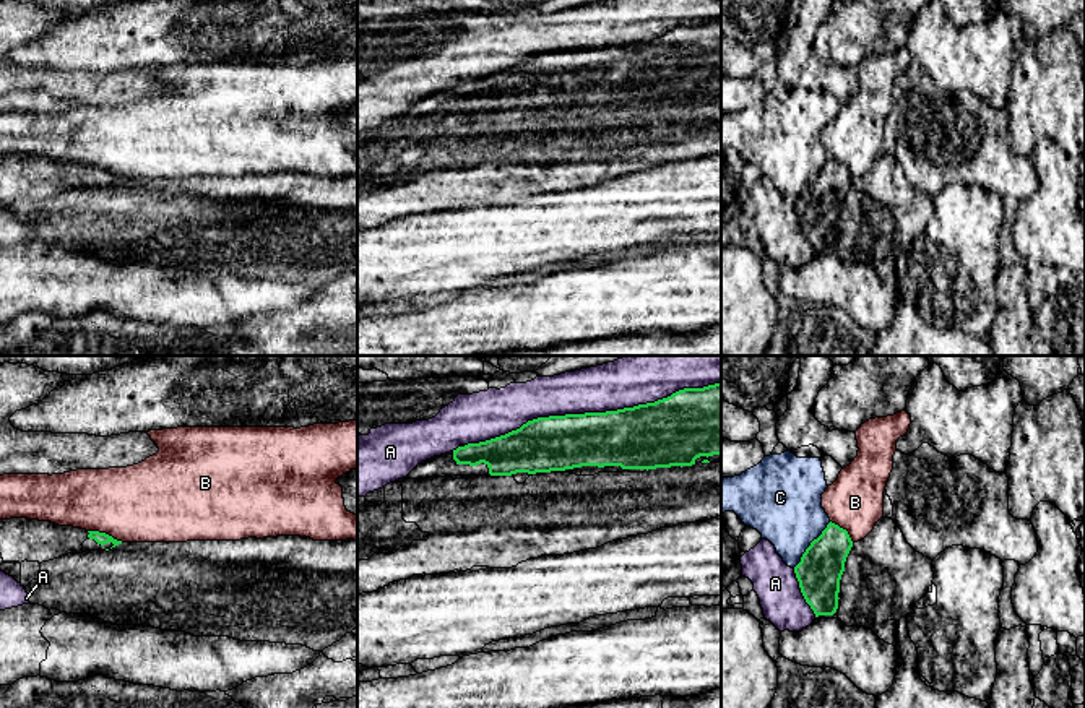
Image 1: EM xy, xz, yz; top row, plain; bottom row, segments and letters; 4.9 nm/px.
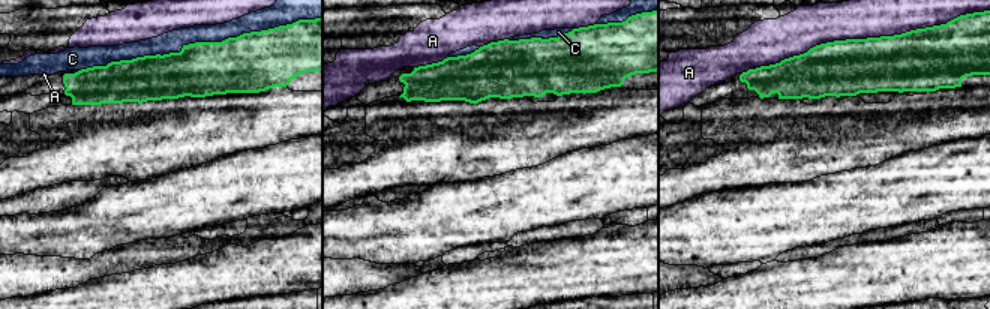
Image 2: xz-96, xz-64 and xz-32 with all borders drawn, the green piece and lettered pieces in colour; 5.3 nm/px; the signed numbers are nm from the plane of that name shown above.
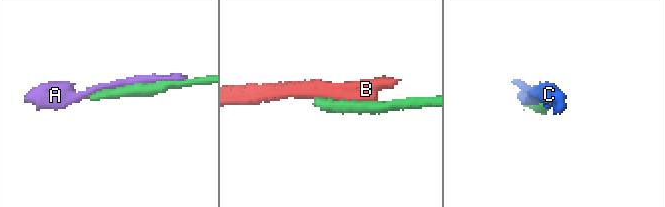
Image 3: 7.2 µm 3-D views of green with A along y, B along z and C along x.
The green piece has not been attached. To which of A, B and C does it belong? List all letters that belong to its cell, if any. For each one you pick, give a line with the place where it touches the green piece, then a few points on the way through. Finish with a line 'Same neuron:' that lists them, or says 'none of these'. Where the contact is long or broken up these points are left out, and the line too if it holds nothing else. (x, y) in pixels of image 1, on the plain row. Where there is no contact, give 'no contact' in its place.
Same neuron: none of these

